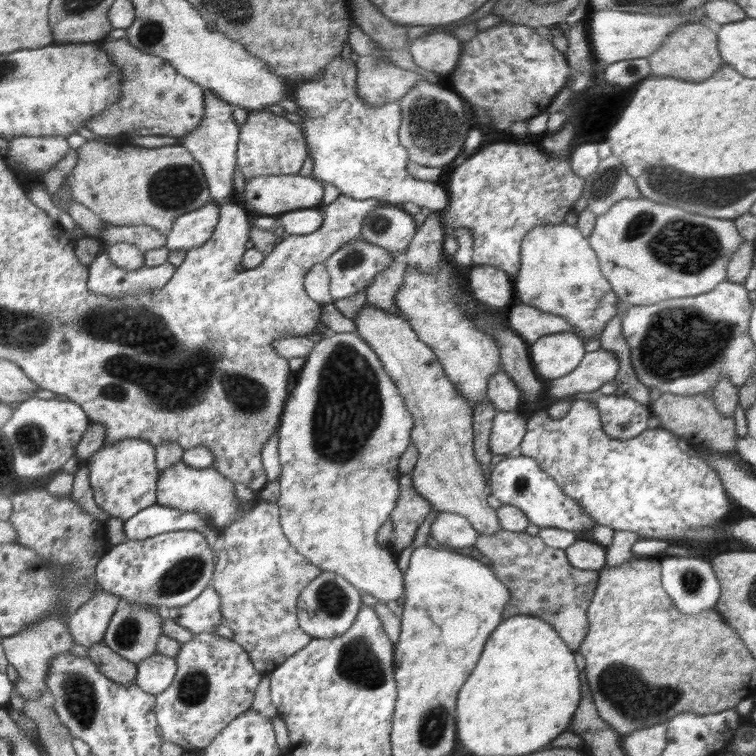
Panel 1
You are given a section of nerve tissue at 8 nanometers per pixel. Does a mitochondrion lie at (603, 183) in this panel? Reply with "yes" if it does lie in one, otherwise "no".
yes

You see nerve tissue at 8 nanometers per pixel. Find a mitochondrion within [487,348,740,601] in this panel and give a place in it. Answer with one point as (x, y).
(692, 582)

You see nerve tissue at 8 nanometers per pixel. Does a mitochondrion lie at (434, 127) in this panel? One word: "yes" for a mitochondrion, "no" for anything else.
yes

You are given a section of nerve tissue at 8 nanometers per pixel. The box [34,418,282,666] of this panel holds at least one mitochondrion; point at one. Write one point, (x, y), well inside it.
(186, 572)

